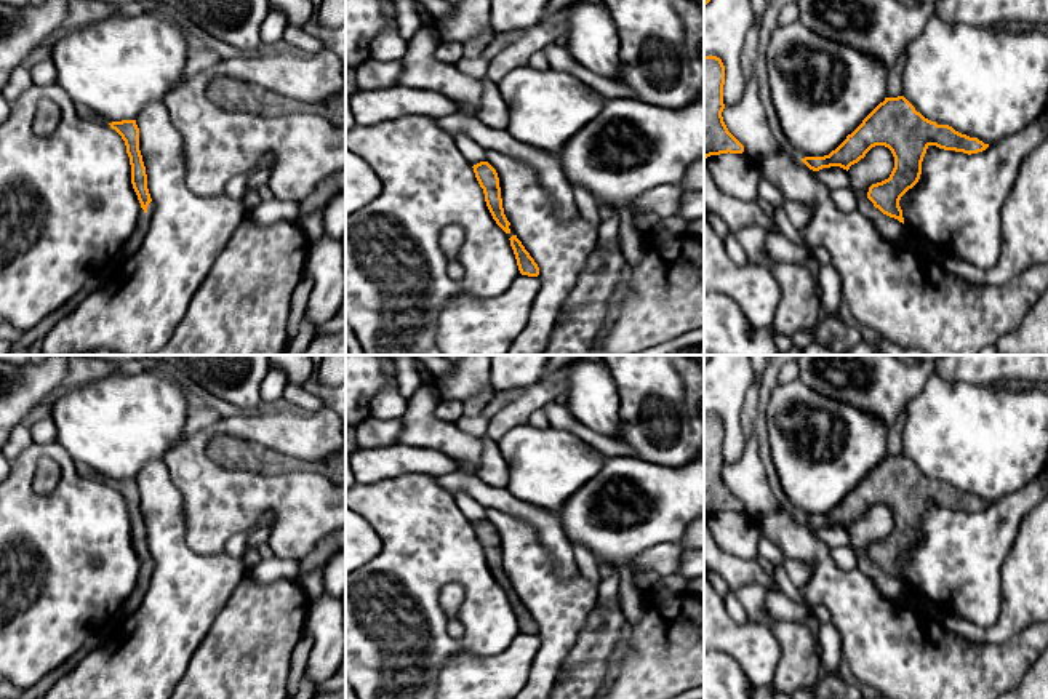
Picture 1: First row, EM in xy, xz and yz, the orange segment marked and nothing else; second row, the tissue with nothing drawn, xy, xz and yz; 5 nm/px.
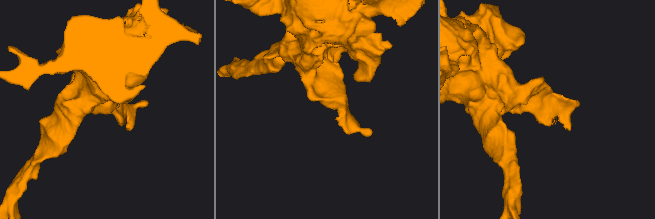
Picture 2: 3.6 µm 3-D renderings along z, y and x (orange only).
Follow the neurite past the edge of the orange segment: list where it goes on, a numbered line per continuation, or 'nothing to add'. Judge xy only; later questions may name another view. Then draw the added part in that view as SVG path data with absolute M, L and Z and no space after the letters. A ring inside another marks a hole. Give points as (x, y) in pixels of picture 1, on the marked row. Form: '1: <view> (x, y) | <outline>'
1: xy (141, 227) | M150 202L146 211L142 208L139 211L134 230L131 232L125 246L126 254L134 254L141 248L147 235L152 216L154 216L154 203Z

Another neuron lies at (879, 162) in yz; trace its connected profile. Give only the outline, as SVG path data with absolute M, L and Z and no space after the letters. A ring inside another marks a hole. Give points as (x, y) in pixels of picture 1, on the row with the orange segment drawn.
M885 146L872 147L864 158L848 170L850 181L858 198L867 198L869 187L890 178L894 157Z

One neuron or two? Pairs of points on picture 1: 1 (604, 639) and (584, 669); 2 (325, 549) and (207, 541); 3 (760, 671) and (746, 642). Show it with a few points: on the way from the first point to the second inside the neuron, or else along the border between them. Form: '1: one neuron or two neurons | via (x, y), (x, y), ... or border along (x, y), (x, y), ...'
1: one neuron | via (597, 647), (591, 661)
2: two neurons | border along (328, 535), (300, 562)
3: one neuron | via (759, 664), (759, 655), (752, 648)

